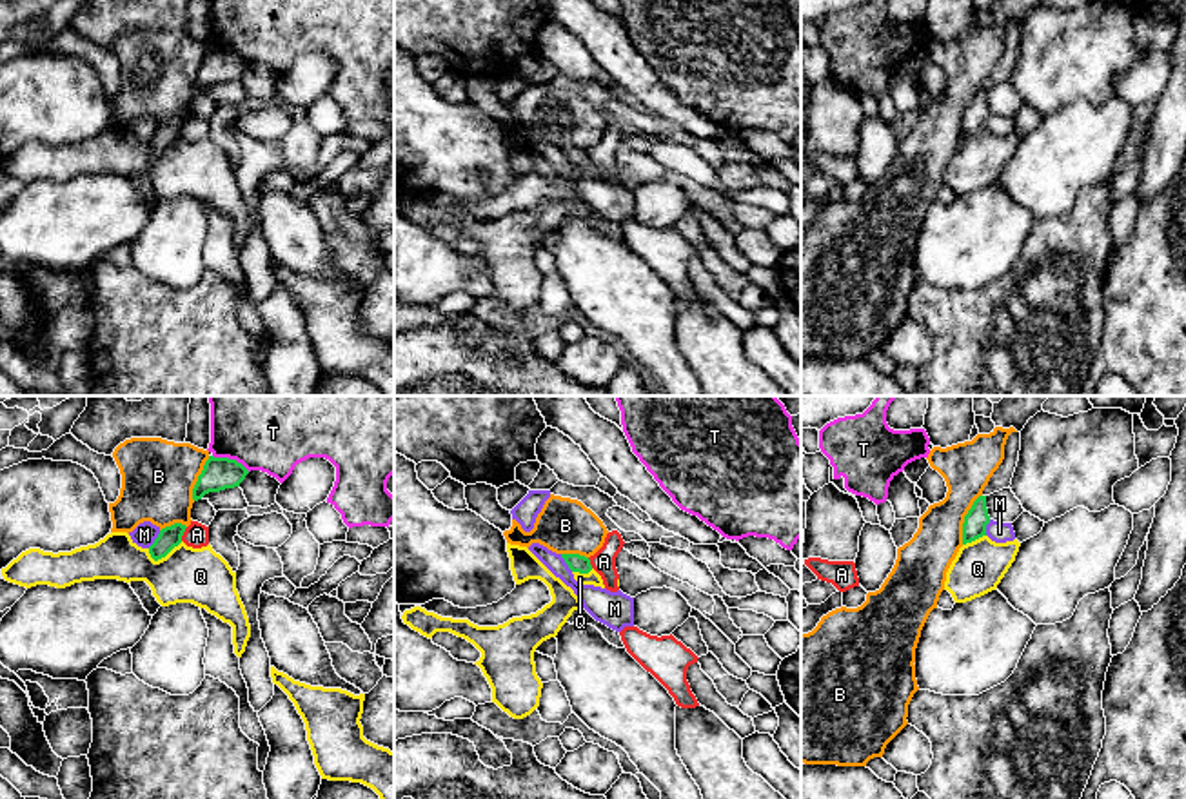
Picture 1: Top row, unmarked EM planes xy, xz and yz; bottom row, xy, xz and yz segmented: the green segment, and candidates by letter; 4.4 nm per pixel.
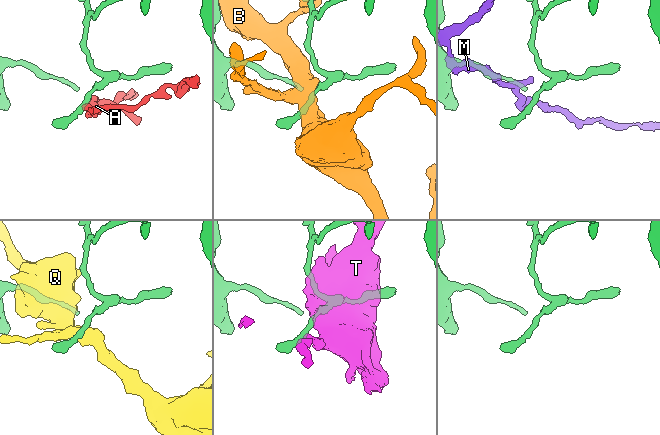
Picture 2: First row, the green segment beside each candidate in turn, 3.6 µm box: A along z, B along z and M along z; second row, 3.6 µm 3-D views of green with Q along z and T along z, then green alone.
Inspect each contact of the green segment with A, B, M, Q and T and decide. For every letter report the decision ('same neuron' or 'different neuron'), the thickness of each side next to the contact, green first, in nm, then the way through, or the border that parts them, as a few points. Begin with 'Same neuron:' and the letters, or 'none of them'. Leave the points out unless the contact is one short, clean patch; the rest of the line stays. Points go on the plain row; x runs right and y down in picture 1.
Same neuron: none of them
A: different neuron; 100 nm thick on the green side, 110 nm on the other; border along xy (187, 120), (180, 133)
B: different neuron; 110 nm thick on the green side, 220 nm on the other
M: different neuron; 100 nm thick on the green side, 100 nm on the other
Q: different neuron; 100 nm thick on the green side, 260 nm on the other; border along xy (182, 135), (157, 153), (148, 146)
T: different neuron; 140 nm thick on the green side, 300 nm on the other

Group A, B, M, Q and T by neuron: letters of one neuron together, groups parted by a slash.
A / B / M / Q / T

